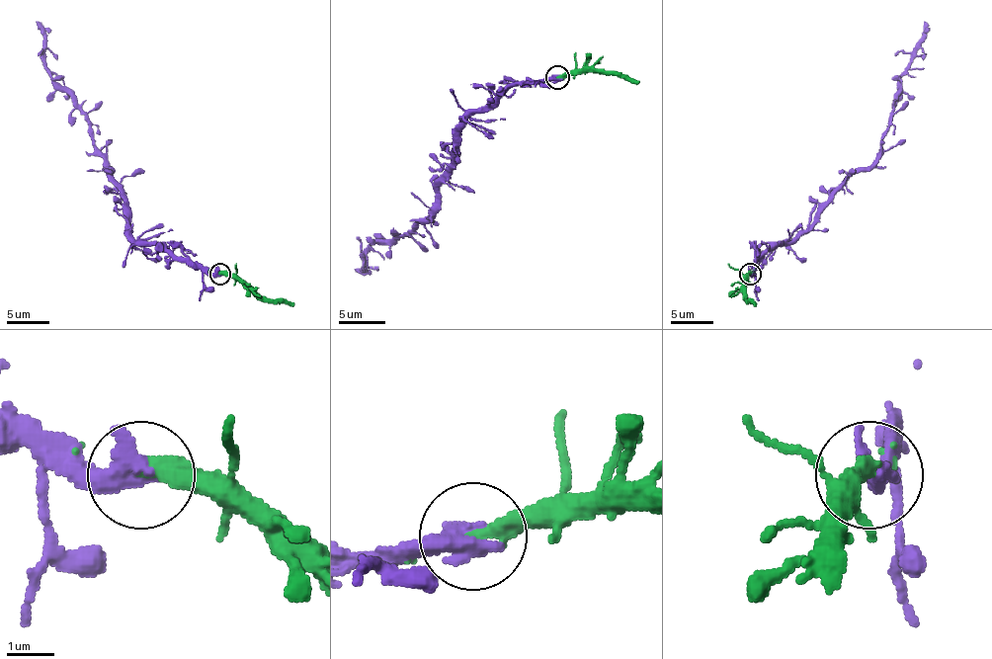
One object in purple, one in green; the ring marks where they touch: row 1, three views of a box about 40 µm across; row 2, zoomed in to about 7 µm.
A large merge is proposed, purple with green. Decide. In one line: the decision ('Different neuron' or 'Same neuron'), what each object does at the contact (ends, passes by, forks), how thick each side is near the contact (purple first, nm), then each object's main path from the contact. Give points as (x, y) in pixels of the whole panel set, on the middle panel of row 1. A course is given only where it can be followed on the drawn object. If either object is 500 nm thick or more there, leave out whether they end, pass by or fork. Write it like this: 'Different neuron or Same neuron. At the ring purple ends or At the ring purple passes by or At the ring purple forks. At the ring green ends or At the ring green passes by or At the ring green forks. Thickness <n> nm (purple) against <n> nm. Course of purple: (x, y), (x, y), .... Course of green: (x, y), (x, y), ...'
Same neuron. Thickness 550 nm (purple) against 420 nm. Course of purple: (557, 78), (505, 87), (489, 101), (460, 129), (455, 165), (428, 216), (373, 242), (355, 268). Course of green: (557, 78), (600, 70), (627, 75), (639, 82)

